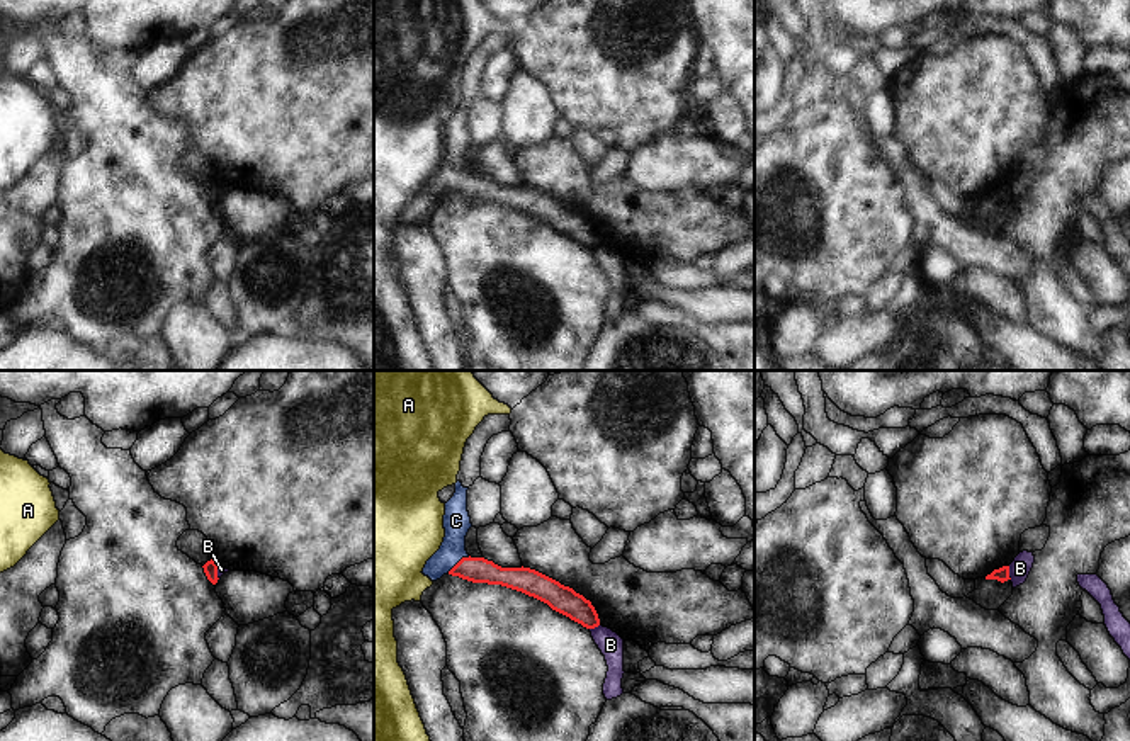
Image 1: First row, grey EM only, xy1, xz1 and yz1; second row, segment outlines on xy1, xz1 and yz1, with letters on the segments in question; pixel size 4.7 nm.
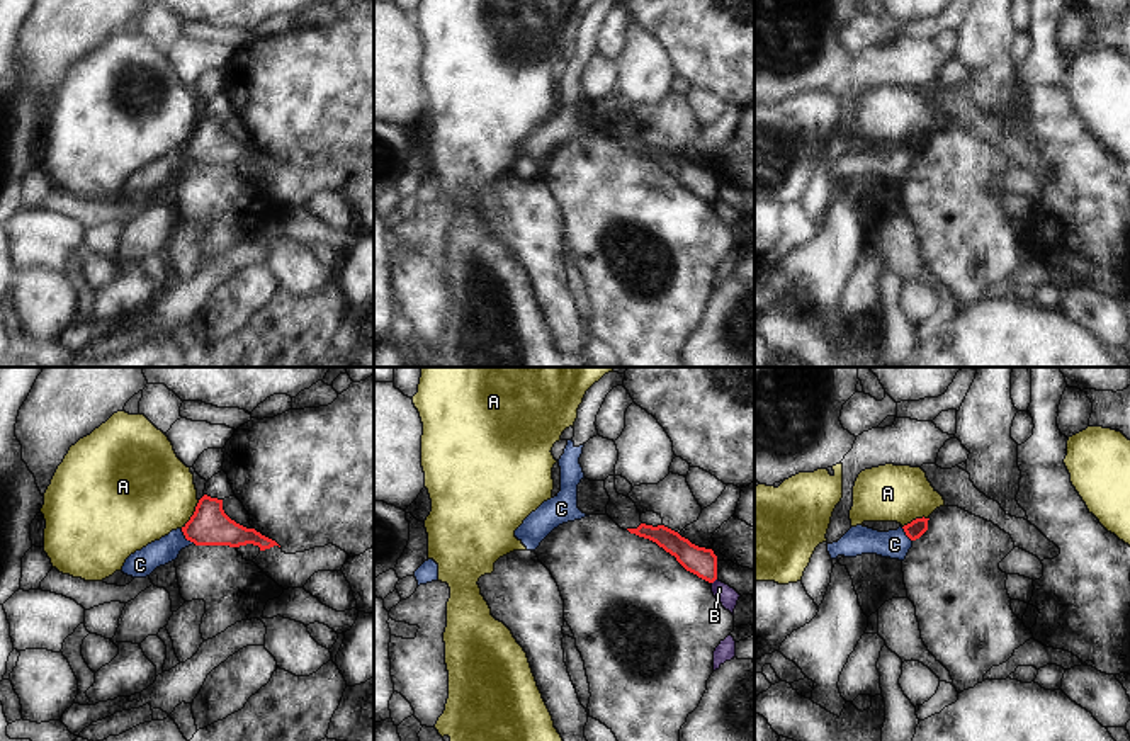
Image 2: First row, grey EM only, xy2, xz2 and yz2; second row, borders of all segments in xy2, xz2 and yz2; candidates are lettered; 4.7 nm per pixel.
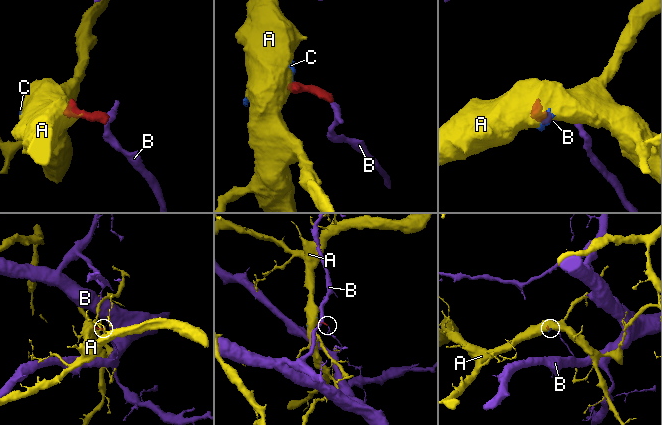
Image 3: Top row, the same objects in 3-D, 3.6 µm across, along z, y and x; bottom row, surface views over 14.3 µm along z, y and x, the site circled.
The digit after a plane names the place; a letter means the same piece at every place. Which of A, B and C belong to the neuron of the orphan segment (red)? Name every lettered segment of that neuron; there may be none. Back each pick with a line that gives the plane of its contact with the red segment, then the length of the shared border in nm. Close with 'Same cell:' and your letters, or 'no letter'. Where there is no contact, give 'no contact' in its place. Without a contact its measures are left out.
C: meets red in xz1; contact 130 nm long
Same cell: C

